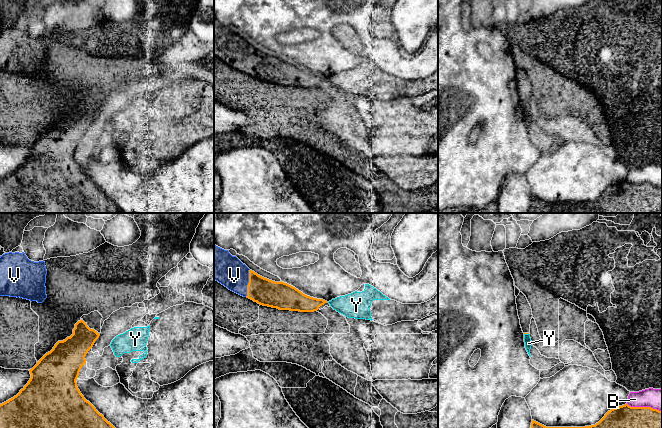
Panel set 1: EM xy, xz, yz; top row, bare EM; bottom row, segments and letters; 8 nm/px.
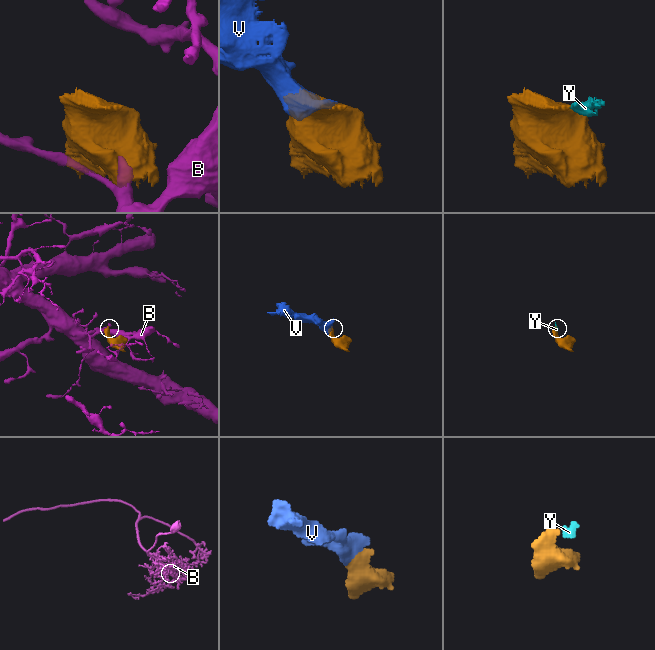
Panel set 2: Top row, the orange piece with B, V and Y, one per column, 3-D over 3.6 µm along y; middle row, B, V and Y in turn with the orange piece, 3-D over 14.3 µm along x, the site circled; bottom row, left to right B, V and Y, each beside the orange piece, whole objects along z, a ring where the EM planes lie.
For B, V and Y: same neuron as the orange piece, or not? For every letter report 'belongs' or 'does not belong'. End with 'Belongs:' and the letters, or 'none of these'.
B: does not belong
V: belongs
Y: does not belong
Belongs: V

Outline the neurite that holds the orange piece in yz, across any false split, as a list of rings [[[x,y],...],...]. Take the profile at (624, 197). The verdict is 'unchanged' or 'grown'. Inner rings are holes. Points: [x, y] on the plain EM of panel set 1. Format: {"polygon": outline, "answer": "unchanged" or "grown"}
{"polygon": [[[625,180],[608,187],[595,201],[585,203],[546,203],[532,196],[527,213],[662,213],[662,187]]], "answer": "unchanged"}

